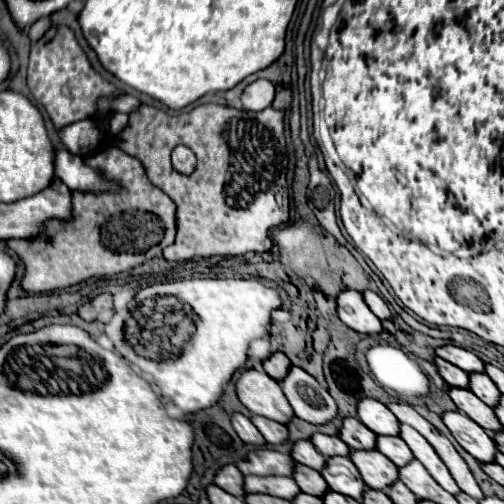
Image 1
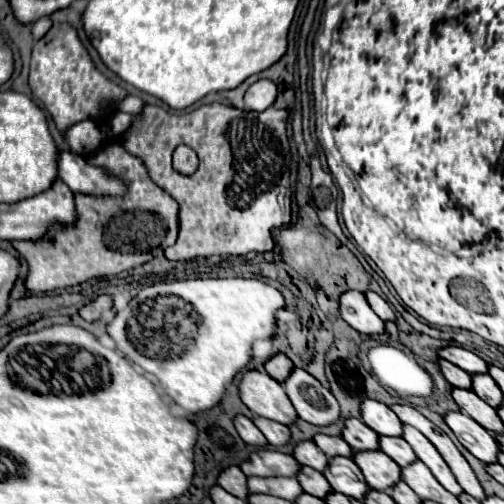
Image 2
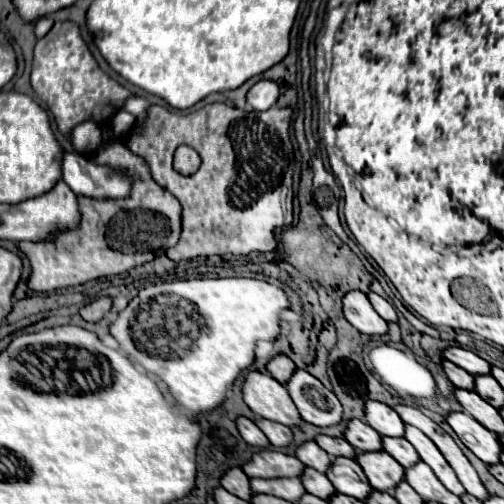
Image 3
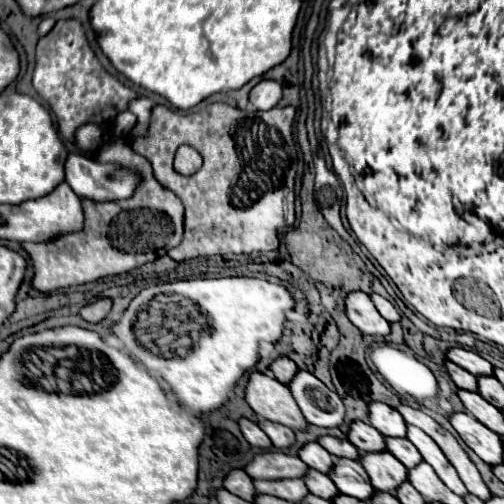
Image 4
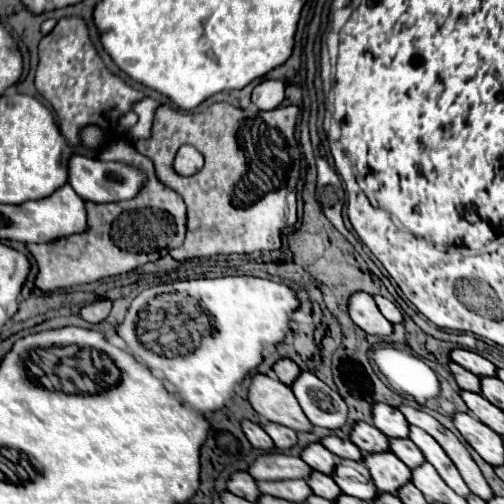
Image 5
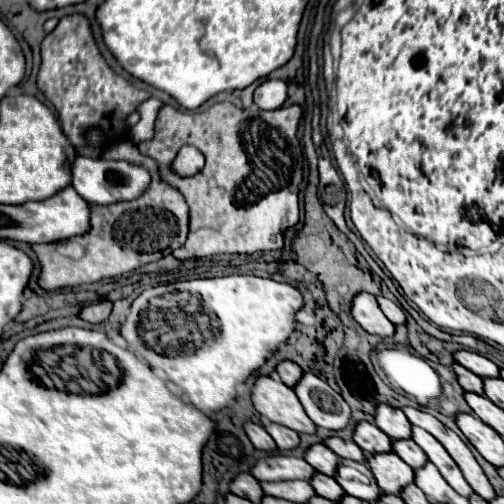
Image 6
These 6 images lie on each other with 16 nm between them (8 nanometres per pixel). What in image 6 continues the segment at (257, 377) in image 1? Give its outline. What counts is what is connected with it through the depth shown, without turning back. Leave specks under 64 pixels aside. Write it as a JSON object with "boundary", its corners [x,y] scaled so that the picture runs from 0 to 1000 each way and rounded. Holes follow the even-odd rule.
{"boundary":[[[512,746],[512,750],[516,754],[504,758],[500,766],[496,794],[524,829],[571,845],[587,857],[607,857],[607,861],[623,857],[627,845],[603,821],[579,770],[571,770],[556,754],[540,754],[536,746]]]}

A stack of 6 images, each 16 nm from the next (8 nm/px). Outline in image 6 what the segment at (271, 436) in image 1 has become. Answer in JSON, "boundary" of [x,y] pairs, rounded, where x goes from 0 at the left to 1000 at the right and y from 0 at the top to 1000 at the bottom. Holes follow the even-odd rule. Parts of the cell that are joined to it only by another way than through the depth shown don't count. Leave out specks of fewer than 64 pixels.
{"boundary":[[[544,837],[524,841],[524,849],[528,849],[532,861],[544,869],[552,893],[575,893],[575,889],[591,885],[591,857],[575,853],[575,849],[567,849],[567,845],[544,841]]]}

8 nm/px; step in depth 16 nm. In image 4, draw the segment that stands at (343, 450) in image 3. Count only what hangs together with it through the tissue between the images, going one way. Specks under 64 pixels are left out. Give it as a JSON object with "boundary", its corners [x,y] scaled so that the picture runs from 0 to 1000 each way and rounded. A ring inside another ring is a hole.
{"boundary":[[[635,865],[631,869],[631,881],[647,893],[647,897],[659,897],[659,905],[683,905],[683,909],[698,909],[698,913],[710,913],[710,893],[690,877],[690,873],[679,873],[679,869],[663,869],[663,865]]]}

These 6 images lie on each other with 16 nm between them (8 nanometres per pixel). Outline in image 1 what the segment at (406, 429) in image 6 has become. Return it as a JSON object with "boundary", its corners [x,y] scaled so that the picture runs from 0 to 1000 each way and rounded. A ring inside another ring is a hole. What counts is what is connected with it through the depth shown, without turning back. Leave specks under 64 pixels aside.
{"boundary":[[[714,790],[706,798],[706,829],[730,845],[742,861],[770,861],[786,865],[790,857],[790,833],[770,817],[770,810],[738,790]]]}

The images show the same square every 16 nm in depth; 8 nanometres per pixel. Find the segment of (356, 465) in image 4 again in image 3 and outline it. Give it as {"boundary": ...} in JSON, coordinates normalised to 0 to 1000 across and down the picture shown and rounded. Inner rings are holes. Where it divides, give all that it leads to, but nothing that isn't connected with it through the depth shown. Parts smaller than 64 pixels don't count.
{"boundary":[[[663,909],[655,925],[659,929],[651,929],[643,940],[659,956],[667,976],[698,984],[706,992],[722,992],[722,984],[730,984],[738,968],[730,956],[722,956],[722,937],[714,937],[714,925],[702,913]]]}

